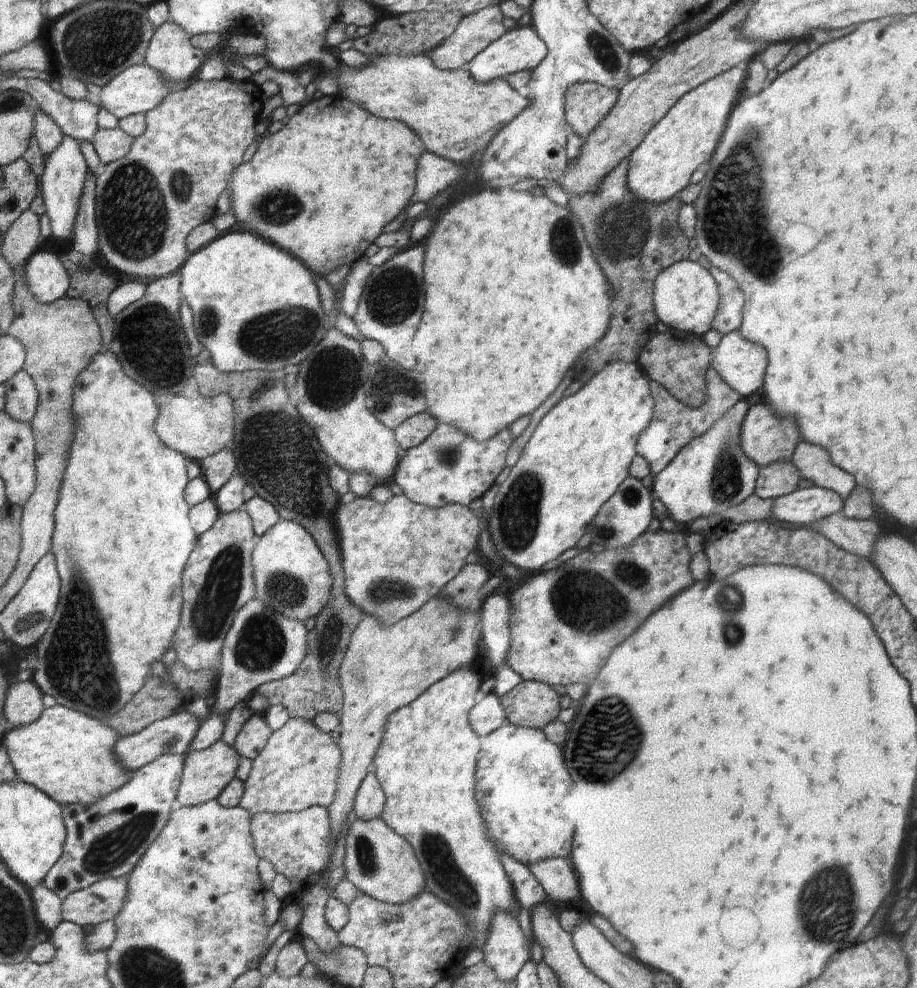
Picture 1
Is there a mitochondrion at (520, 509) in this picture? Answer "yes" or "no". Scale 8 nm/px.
yes

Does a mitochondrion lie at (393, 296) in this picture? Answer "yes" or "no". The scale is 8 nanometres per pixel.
yes

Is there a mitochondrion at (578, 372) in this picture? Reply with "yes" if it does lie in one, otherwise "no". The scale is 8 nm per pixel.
no

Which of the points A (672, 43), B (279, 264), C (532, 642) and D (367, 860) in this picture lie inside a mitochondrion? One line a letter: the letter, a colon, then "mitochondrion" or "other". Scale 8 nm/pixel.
A: other
B: other
C: other
D: mitochondrion

